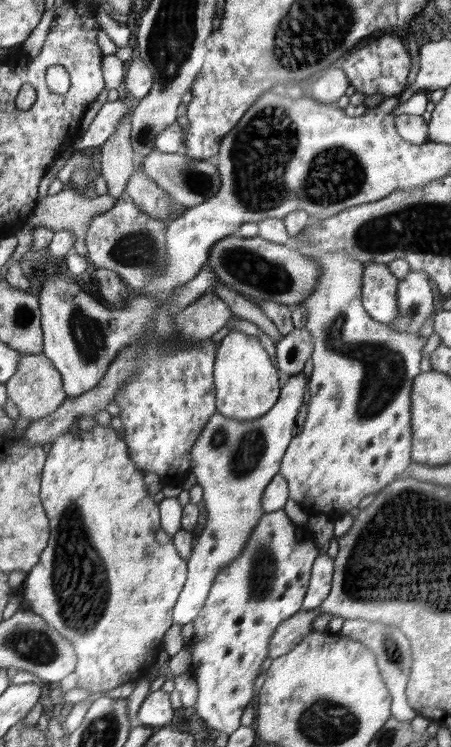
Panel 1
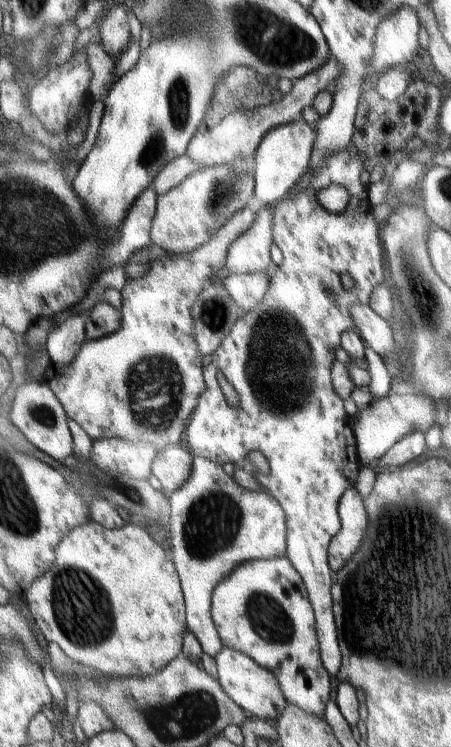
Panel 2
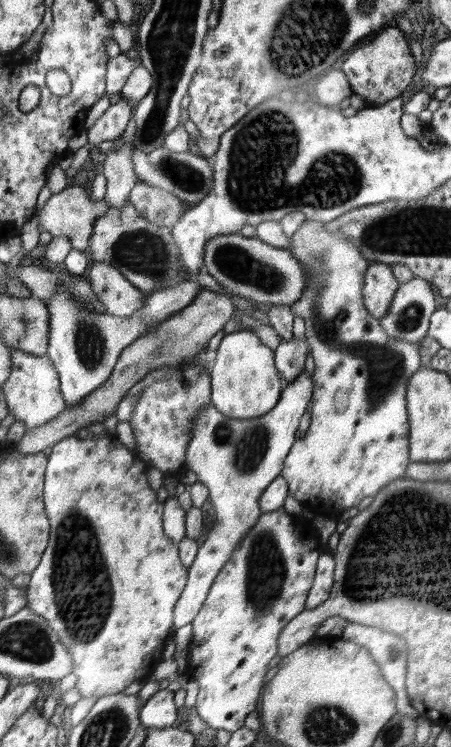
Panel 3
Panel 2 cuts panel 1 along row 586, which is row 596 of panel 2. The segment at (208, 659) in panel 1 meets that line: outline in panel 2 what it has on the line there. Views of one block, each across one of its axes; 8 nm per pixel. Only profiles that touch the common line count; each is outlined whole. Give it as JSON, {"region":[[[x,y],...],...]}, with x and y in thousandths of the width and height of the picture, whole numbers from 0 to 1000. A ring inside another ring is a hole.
{"region":[[[639,747],[552,750],[519,758],[519,763],[475,787],[466,819],[497,866],[541,874],[581,894],[592,894],[612,906],[641,941],[716,961],[736,910],[707,880],[710,859],[701,851],[698,825],[678,786]]]}

